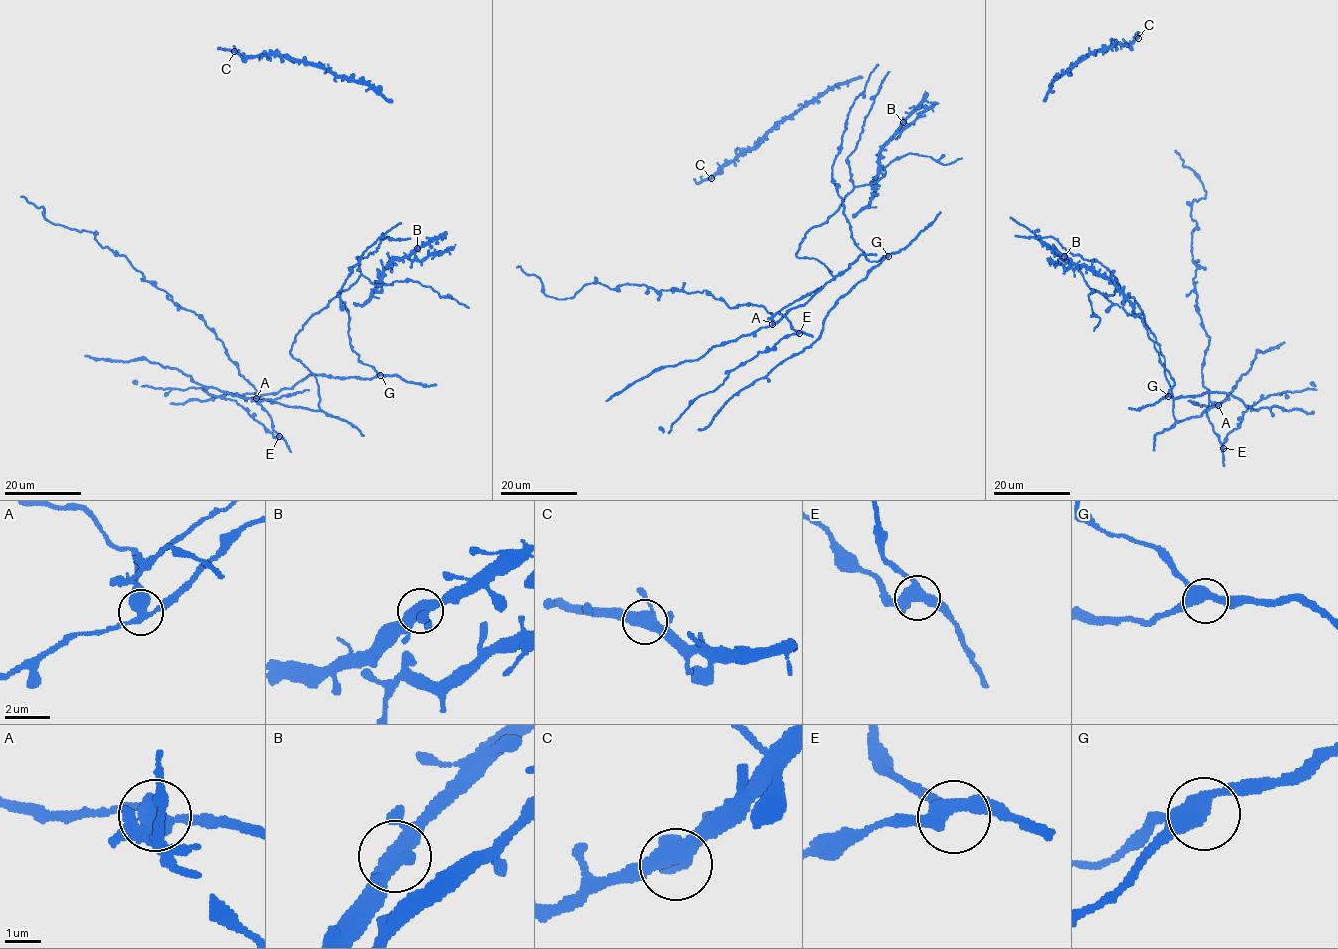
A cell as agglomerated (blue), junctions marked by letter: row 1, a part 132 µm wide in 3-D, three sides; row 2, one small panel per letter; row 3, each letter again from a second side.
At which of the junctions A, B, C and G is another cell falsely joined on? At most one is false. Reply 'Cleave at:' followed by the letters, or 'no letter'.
Cleave at: A

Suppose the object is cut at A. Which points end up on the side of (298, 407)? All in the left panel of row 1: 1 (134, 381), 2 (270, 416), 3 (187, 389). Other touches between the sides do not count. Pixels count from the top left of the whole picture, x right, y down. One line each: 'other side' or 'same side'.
1: other side
2: other side
3: other side

